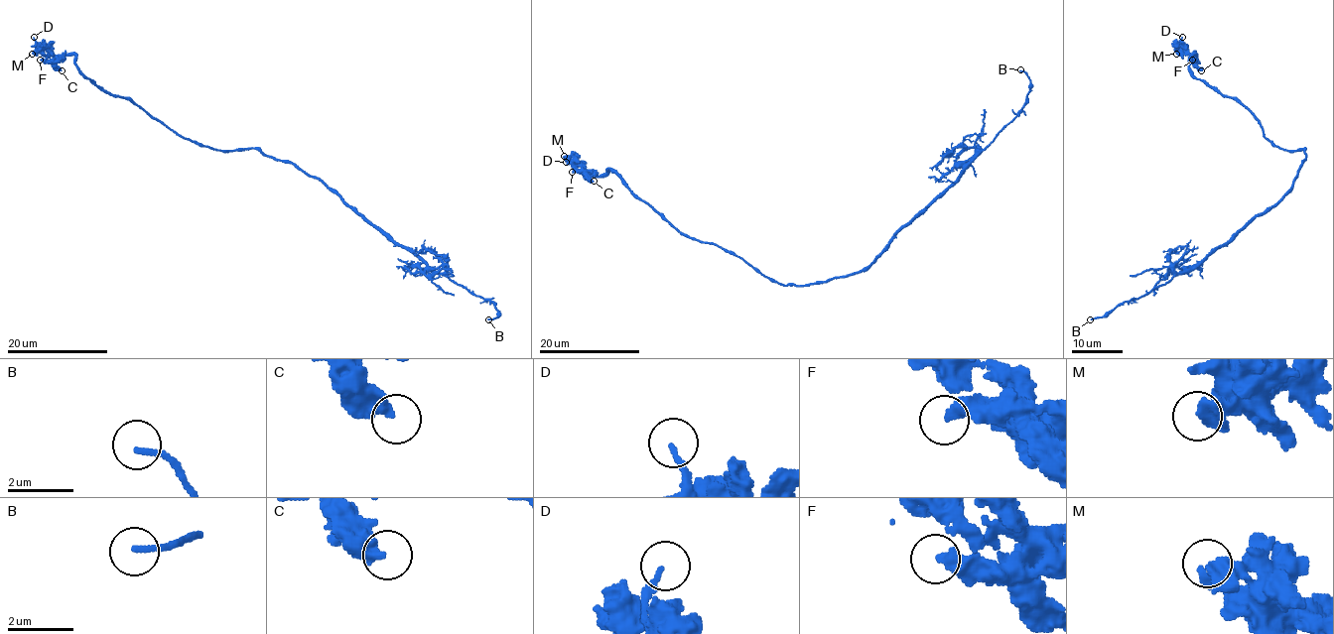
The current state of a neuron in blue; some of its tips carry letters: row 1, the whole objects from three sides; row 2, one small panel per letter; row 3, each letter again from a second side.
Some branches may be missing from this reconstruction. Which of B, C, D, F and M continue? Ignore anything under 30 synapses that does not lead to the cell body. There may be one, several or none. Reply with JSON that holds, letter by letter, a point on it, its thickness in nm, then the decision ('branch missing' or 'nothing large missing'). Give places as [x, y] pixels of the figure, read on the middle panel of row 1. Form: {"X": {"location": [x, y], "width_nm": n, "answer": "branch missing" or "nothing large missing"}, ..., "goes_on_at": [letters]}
{"B": {"location": [1020, 69], "width_nm": 170, "answer": "branch missing"}, "C": {"location": [594, 181], "width_nm": 460, "answer": "nothing large missing"}, "D": {"location": [566, 162], "width_nm": 160, "answer": "nothing large missing"}, "F": {"location": [572, 172], "width_nm": 460, "answer": "nothing large missing"}, "M": {"location": [564, 156], "width_nm": 600, "answer": "nothing large missing"}, "goes_on_at": ["B"]}

